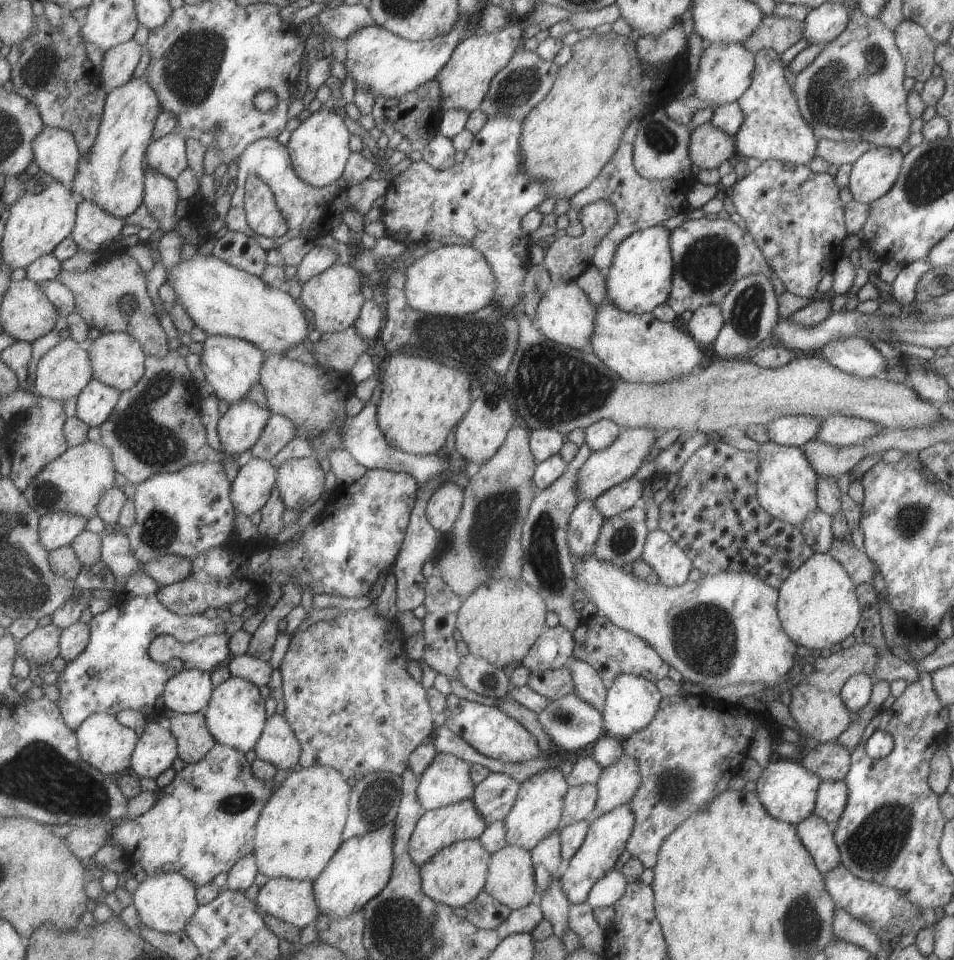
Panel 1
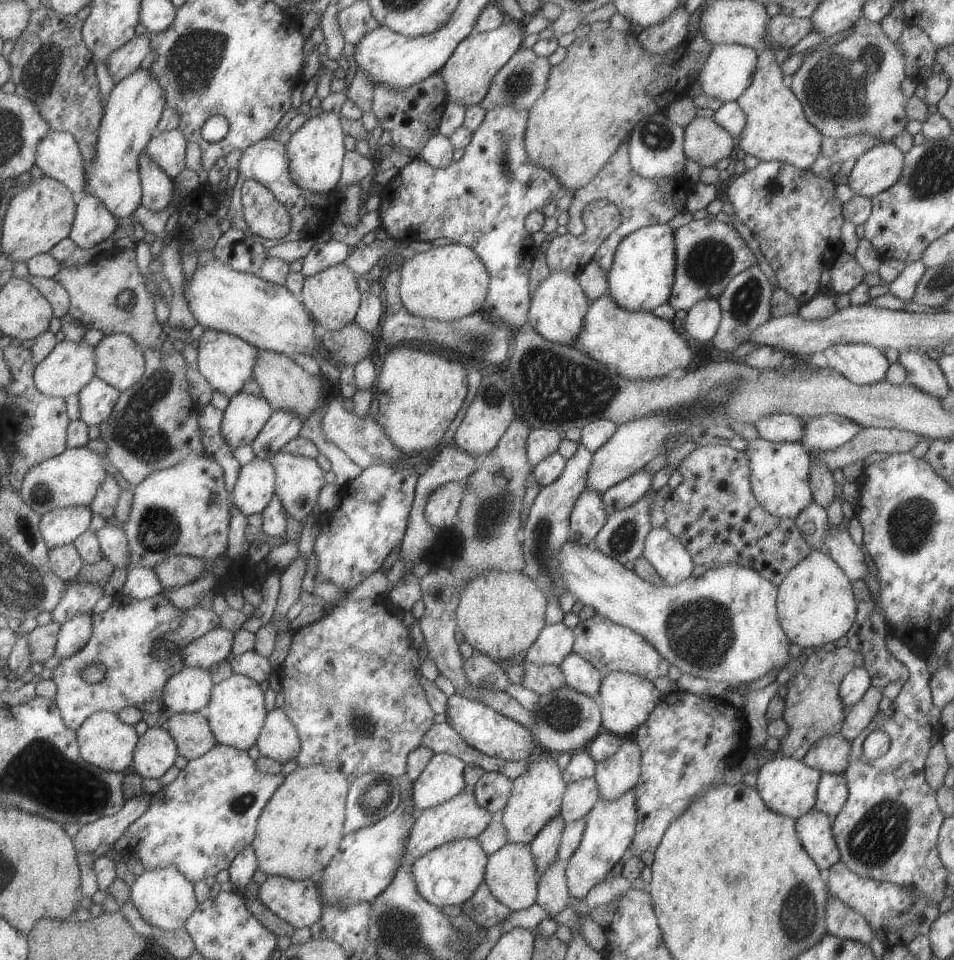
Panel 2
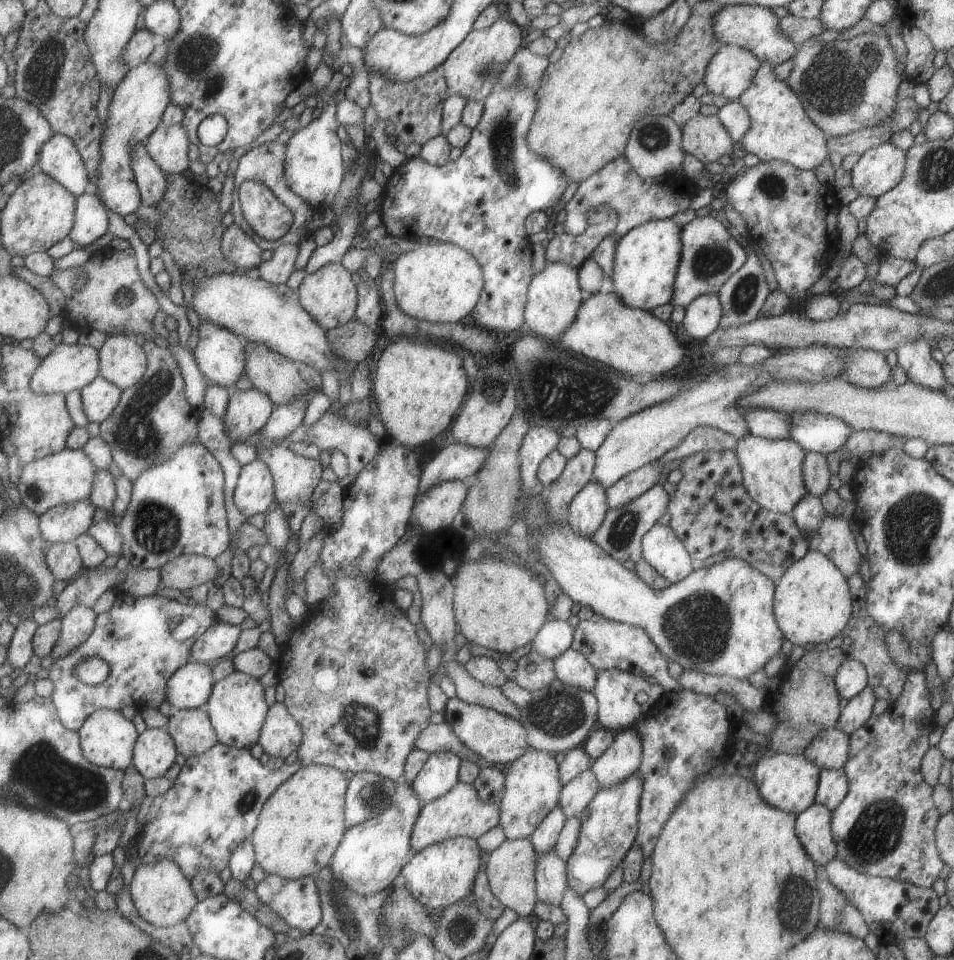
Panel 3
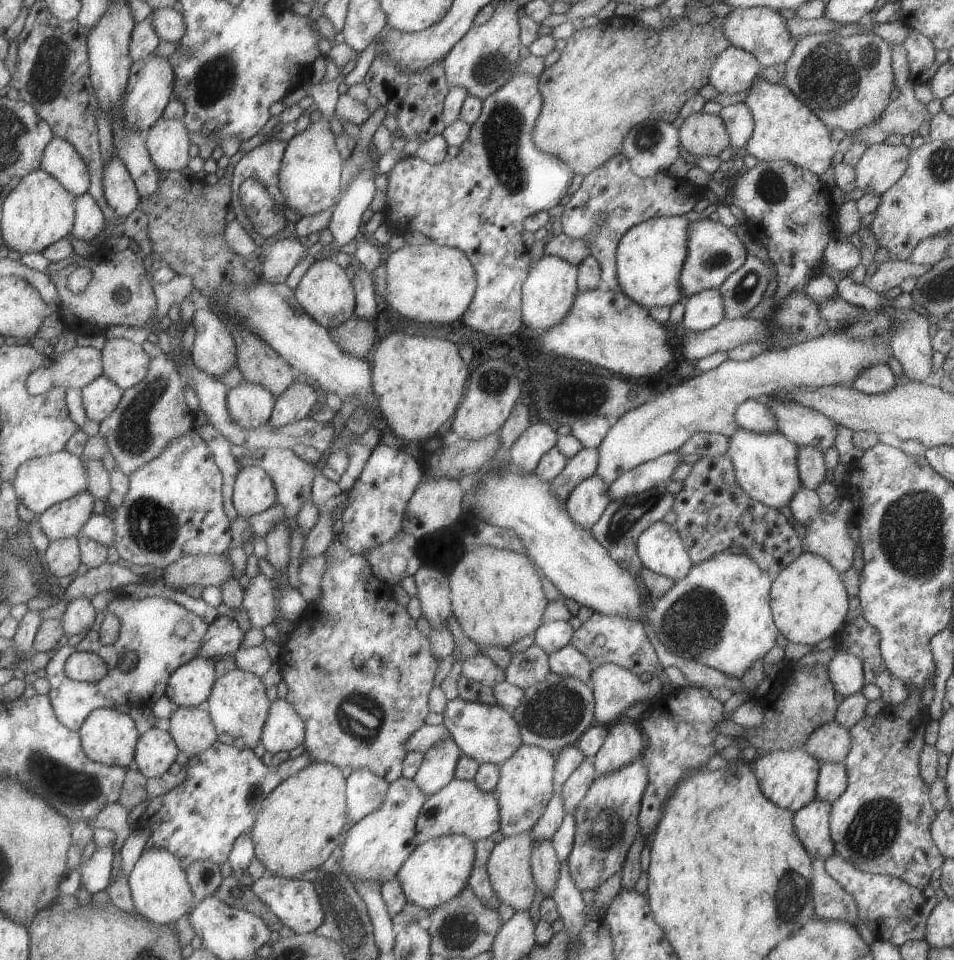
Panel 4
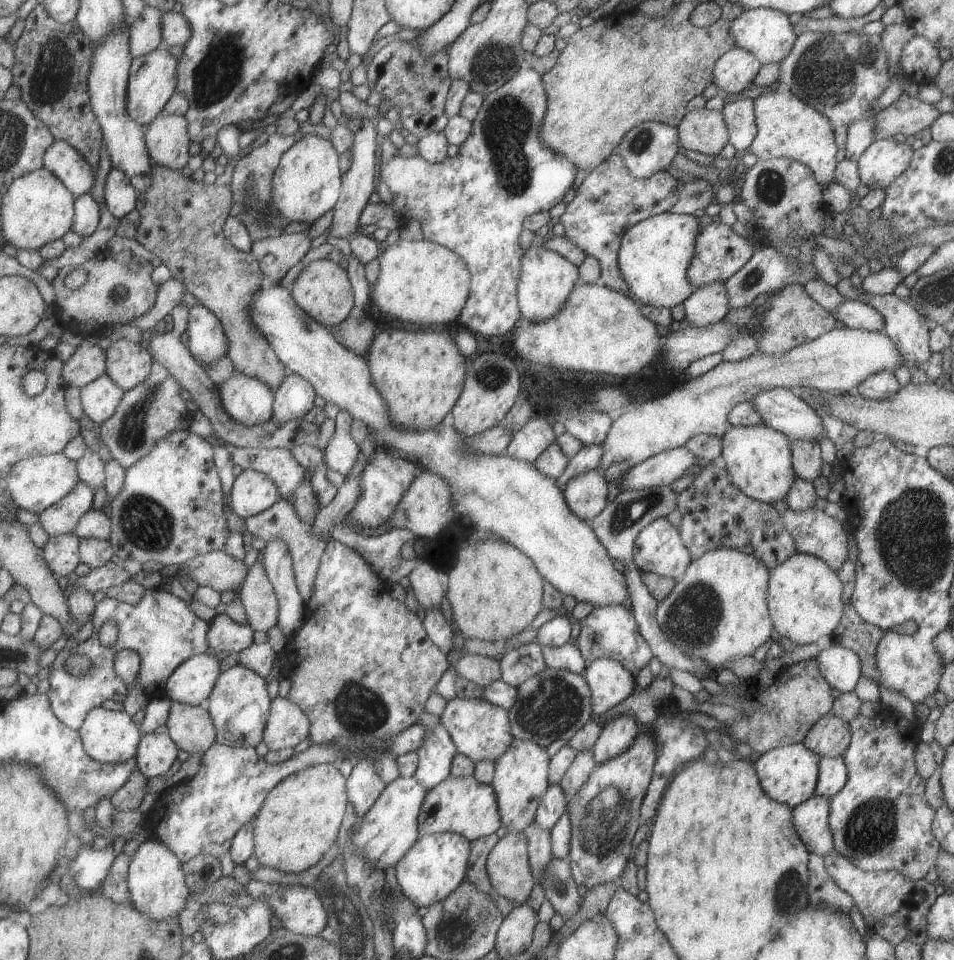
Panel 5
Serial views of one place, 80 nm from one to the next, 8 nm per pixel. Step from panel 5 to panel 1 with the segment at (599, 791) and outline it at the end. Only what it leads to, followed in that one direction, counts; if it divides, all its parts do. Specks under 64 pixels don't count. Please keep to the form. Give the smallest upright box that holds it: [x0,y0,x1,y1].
[558,804,634,905]

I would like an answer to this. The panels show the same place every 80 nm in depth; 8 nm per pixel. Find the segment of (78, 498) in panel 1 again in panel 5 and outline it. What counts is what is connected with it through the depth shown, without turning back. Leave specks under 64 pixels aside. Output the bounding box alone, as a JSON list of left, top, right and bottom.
[2,452,82,514]

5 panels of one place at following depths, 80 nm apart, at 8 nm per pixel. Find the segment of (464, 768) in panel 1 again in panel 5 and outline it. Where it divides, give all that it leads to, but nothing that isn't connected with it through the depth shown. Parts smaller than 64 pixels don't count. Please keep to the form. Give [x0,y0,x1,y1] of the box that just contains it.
[413,723,458,790]

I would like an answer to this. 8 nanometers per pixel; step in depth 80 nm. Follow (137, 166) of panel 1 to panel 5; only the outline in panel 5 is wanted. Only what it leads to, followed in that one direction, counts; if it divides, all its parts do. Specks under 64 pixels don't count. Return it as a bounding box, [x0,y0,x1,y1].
[105,45,180,218]

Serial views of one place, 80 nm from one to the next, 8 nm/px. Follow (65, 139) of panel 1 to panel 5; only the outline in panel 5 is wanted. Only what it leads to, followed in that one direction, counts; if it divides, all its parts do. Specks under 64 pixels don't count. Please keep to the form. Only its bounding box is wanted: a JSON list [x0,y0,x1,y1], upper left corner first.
[44,140,96,197]

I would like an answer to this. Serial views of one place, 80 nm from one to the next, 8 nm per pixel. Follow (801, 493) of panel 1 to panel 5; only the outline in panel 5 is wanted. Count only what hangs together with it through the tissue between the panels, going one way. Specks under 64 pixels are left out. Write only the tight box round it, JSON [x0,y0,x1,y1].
[720,423,796,506]

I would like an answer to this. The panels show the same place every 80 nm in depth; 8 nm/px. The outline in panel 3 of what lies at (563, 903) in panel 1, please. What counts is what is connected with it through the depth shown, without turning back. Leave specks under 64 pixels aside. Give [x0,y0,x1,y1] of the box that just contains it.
[534,850,566,905]

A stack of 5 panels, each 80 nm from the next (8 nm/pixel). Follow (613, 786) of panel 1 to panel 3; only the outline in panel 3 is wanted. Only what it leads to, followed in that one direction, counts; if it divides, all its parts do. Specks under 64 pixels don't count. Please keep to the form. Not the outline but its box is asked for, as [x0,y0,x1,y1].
[591,727,642,788]

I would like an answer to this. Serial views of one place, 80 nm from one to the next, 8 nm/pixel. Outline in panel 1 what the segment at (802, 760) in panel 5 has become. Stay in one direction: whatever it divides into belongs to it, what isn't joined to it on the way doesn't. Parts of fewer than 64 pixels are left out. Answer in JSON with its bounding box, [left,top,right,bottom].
[754,760,821,826]

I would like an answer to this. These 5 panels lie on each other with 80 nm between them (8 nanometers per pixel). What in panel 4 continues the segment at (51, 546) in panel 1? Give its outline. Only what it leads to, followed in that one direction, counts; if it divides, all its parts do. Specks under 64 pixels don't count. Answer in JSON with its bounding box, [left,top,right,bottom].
[40,490,95,541]

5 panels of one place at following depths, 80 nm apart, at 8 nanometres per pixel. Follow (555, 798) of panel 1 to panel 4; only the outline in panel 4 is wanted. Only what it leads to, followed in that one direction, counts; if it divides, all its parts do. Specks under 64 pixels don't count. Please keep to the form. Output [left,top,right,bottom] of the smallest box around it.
[495,744,556,837]

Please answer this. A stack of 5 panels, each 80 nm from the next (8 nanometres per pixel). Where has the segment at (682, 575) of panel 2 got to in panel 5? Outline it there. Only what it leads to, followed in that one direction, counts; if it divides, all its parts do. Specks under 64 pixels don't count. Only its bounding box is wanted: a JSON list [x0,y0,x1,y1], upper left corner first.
[632,517,692,581]

